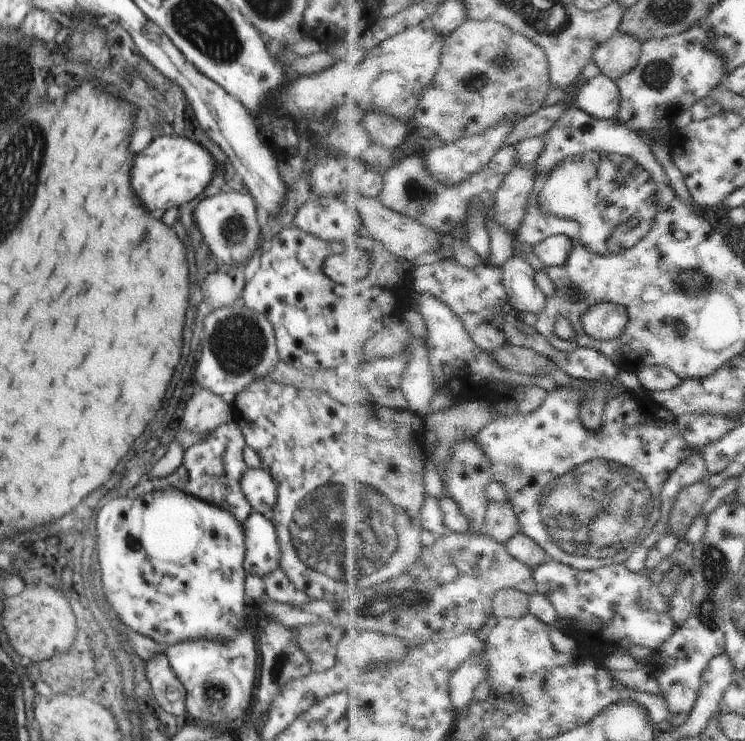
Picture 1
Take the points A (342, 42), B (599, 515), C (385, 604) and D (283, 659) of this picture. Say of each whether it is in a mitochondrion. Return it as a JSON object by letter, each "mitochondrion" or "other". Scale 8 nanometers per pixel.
{"A":"other","B":"mitochondrion","C":"mitochondrion","D":"mitochondrion"}

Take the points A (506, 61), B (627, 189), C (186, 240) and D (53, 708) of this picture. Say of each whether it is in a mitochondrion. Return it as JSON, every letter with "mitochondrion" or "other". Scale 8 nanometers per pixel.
{"A":"mitochondrion","B":"mitochondrion","C":"other","D":"other"}

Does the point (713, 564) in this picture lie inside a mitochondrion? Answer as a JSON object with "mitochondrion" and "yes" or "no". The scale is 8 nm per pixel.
{"mitochondrion":"yes"}

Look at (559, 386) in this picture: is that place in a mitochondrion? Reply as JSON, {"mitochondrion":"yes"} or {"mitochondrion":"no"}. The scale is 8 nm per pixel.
{"mitochondrion":"no"}

